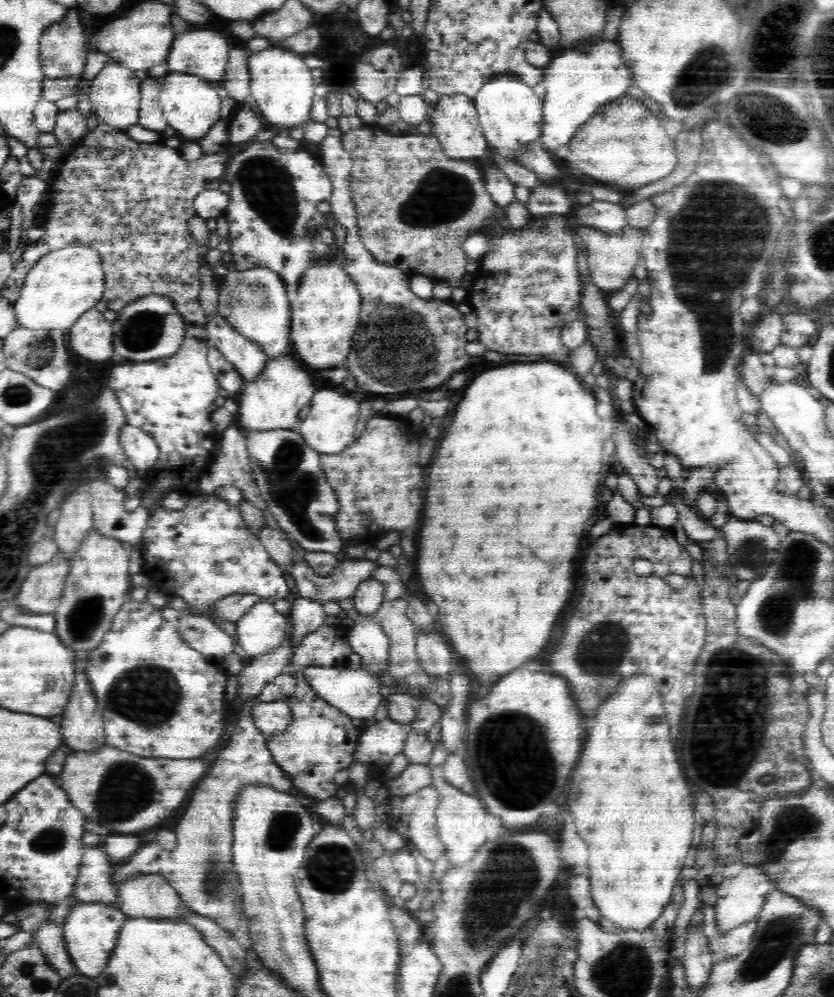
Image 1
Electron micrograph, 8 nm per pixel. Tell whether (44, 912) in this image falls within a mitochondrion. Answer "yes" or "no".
no

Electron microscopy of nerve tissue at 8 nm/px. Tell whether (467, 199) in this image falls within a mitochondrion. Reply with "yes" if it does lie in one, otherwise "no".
yes

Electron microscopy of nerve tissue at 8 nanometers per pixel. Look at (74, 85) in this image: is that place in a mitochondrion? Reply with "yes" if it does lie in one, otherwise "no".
no

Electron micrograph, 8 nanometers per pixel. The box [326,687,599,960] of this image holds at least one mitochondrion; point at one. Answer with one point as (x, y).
(478, 921)

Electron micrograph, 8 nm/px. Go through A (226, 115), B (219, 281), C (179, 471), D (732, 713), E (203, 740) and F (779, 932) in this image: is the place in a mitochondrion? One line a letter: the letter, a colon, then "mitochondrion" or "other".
A: other
B: other
C: other
D: mitochondrion
E: other
F: mitochondrion

